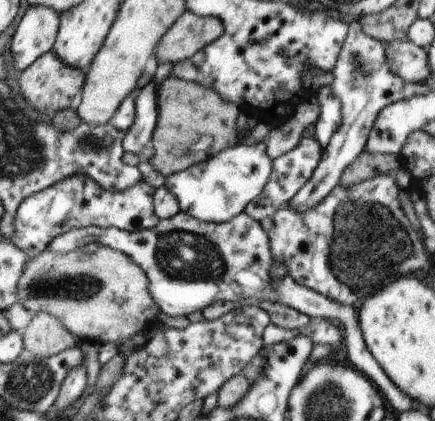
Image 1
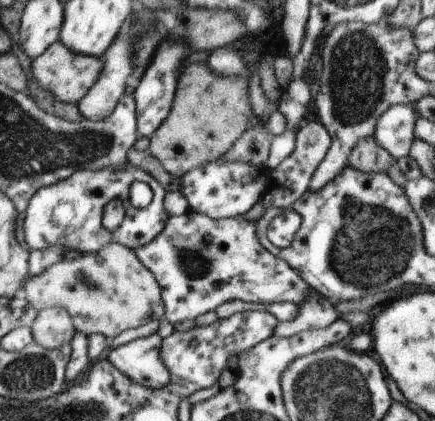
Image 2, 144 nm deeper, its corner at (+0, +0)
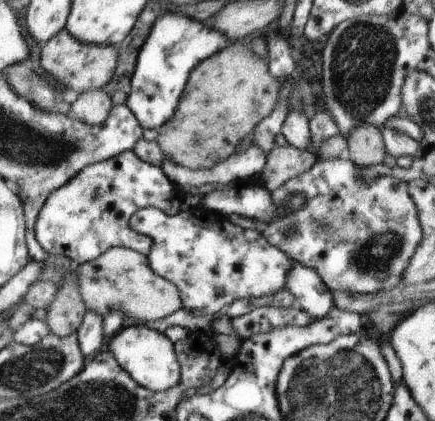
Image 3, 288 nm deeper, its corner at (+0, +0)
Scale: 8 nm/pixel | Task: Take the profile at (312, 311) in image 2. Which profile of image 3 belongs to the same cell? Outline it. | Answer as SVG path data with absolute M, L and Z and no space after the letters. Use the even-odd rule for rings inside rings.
M293 262L293 268L287 274L285 288L295 296L295 306L307 312L313 322L325 318L329 310L335 306L331 290L327 290L325 284L321 284L317 272L301 264Z

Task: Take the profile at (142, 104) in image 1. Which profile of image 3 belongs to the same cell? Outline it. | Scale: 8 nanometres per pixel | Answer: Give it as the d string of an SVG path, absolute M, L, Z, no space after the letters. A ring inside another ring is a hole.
M163 14L155 20L145 44L139 50L139 58L133 70L131 84L127 88L127 108L133 112L141 128L159 130L173 114L179 104L181 92L189 80L191 70L205 58L217 54L227 46L227 38L209 30L205 24L195 22L183 14Z

